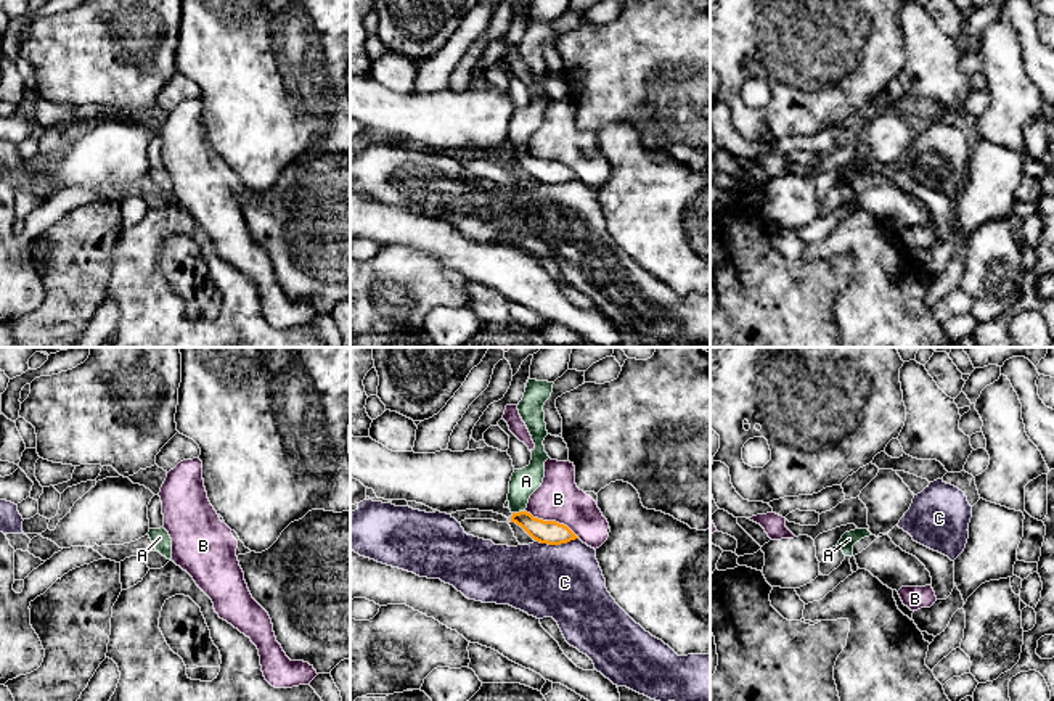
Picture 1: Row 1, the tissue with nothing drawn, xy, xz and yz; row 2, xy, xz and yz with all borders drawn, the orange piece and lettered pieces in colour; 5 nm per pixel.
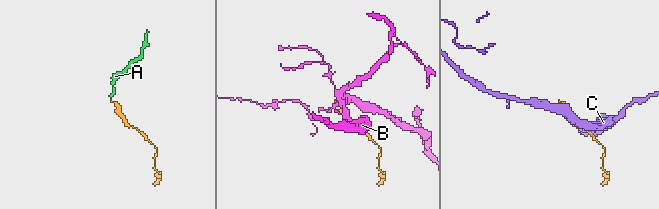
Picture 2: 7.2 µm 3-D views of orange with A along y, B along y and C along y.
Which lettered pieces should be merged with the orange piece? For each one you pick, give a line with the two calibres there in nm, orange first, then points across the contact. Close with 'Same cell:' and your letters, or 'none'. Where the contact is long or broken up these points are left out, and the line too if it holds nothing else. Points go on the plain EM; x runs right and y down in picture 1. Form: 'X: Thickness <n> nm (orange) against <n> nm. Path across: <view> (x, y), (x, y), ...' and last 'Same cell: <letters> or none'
A: Thickness 120 nm (orange) against 140 nm. Path across: xz (551, 172), (537, 169), (519, 151), (519, 129), (526, 121)
Same cell: A

